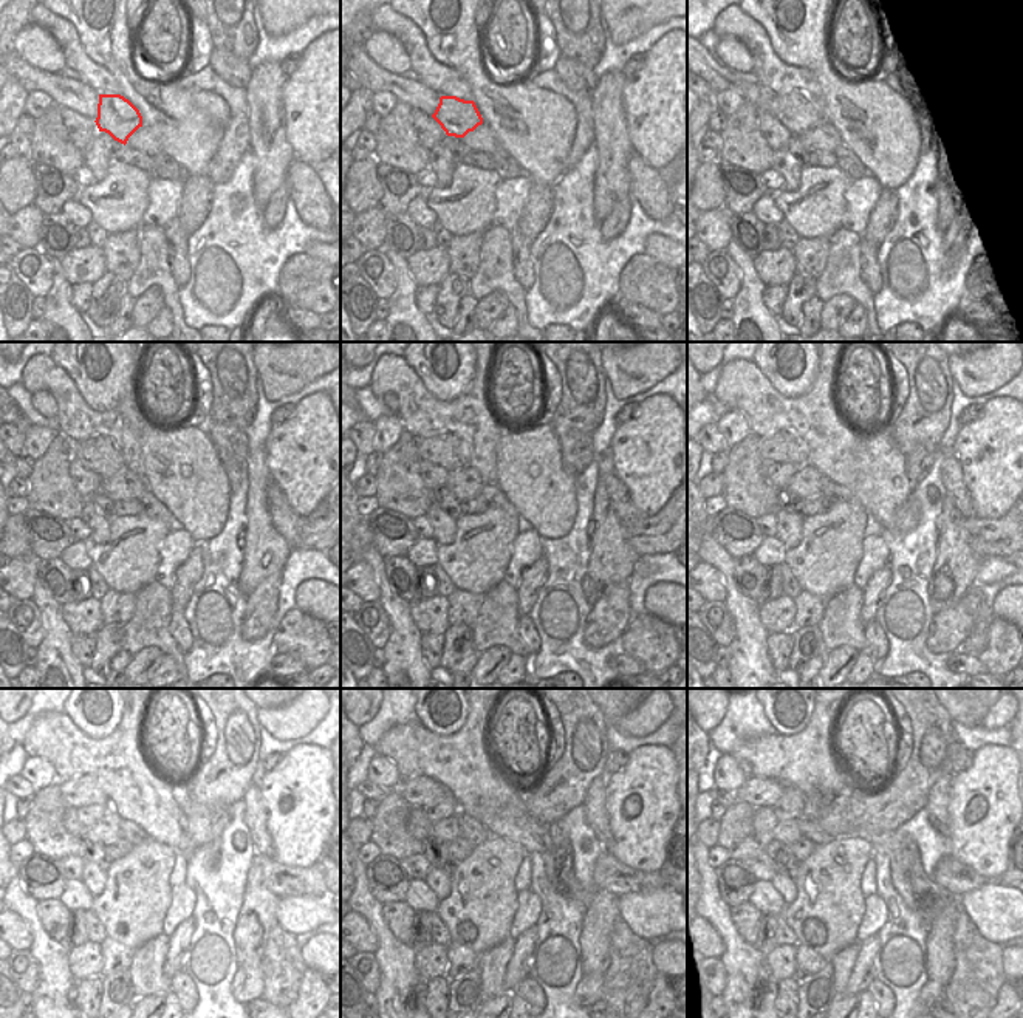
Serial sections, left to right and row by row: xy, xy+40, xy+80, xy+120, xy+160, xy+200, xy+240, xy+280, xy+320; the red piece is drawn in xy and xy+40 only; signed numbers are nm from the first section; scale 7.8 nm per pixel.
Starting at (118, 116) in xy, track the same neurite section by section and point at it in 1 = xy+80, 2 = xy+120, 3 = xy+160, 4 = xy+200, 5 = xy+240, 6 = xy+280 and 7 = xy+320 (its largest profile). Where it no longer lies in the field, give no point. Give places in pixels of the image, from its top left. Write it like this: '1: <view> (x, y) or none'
1: xy+80 (796, 112)
2: xy+120 (101, 454)
3: xy+160 (448, 450)
4: xy+200 (785, 447)
5: xy+240 (81, 791)
6: xy+280 (423, 792)
7: xy+320 (757, 791)

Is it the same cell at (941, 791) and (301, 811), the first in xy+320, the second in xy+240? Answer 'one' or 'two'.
two

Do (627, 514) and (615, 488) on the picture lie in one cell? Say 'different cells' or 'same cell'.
same cell

